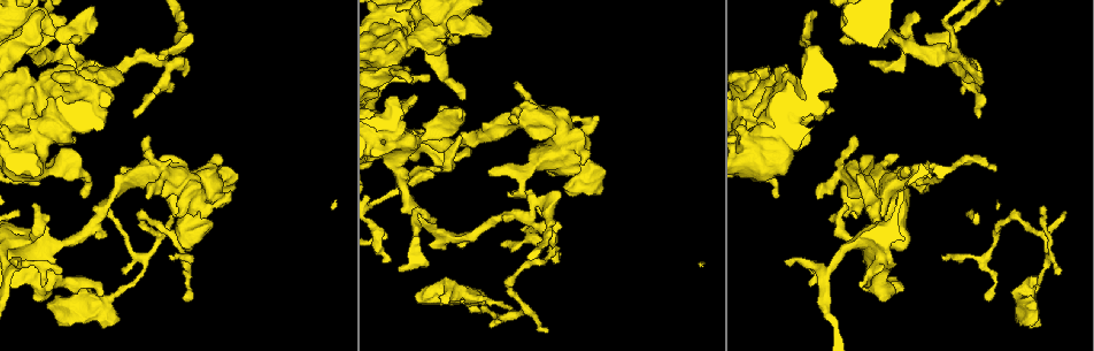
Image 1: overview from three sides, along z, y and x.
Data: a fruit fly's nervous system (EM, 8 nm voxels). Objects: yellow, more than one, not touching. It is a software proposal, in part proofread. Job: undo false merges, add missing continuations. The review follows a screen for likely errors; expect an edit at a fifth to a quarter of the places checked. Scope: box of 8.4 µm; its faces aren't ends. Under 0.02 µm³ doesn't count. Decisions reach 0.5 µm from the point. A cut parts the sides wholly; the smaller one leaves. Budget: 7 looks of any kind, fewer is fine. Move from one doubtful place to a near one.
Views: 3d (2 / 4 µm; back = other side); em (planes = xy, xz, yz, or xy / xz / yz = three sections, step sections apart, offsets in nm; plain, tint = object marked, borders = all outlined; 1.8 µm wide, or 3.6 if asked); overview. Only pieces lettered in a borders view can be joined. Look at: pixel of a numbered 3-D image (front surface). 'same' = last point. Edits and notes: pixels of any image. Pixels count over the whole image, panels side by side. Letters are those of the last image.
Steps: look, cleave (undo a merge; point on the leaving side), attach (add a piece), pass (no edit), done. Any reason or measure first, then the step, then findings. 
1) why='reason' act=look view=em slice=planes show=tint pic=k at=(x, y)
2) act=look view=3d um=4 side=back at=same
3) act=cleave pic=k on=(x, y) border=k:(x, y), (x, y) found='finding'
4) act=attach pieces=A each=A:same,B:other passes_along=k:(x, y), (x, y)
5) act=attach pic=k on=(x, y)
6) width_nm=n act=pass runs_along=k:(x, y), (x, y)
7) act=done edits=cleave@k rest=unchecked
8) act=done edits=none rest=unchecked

why='an open end' act=look view=3d um=2 pic=1 at=(386, 261)

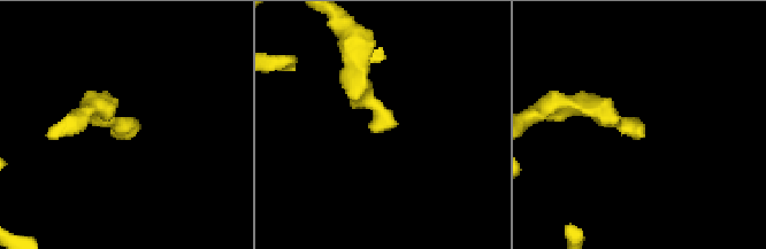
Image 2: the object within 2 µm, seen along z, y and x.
act=look view=em slice=yz step=16 show=tint pic=2 at=(129, 136)

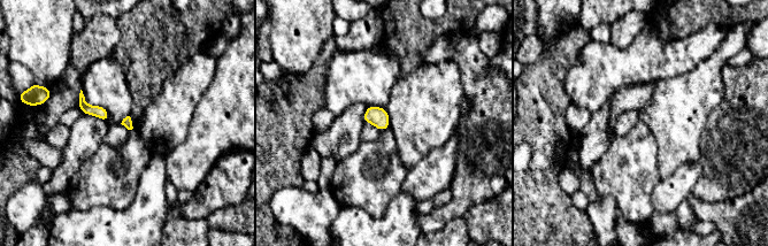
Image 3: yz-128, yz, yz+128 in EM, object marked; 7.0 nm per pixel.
act=look view=em slice=planes show=borders at=same

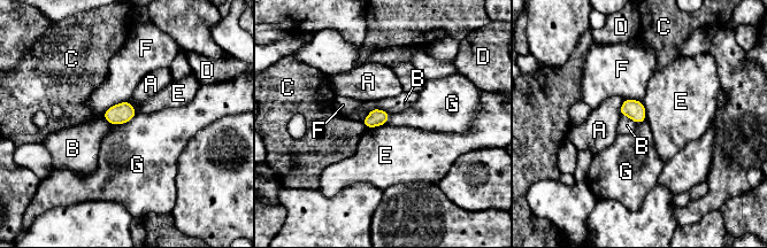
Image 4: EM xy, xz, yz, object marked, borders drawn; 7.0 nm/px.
width_nm=120 act=pass each=A:other,B:other,C:other,D:other,E:other,F:other,G:other border=4:(137, 114), (123, 123), (113, 125) found='none of them fits'

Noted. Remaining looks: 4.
why='tapers out' act=look view=em slice=planes show=borders pic=1 at=(471, 310)

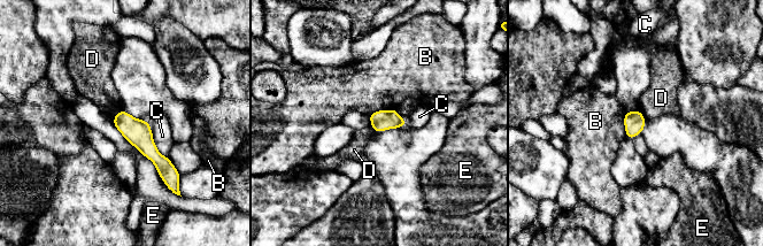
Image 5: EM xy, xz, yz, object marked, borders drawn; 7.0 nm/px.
act=pass each=B:other,C:other,D:other,E:other runs_along=5:(121, 114), (163, 164), (166, 176) found='none of them fits'

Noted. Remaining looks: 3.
why='an open end' act=look view=em slice=yz step=4 show=tint pic=1 at=(185, 298)

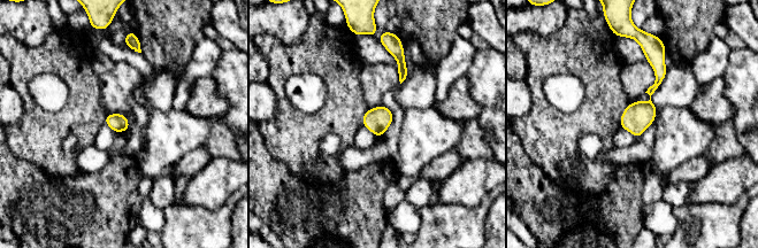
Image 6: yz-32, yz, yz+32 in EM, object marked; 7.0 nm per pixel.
why='another direction' act=look view=em slice=planes show=borders at=same

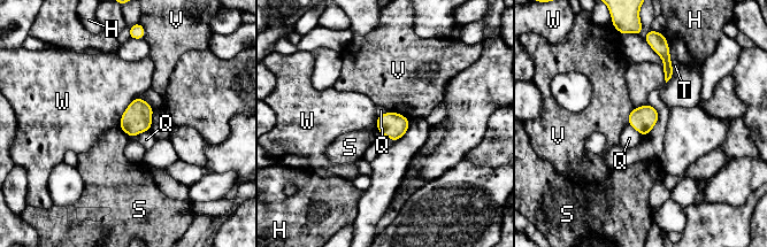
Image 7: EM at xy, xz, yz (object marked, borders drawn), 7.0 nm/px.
act=pass each=H:other,Q:other,S:other,T:other,V:other,W:other border=7:(120, 126), (129, 136) found='none of them fits'

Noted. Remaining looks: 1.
act=done edits=none rest=unchecked

